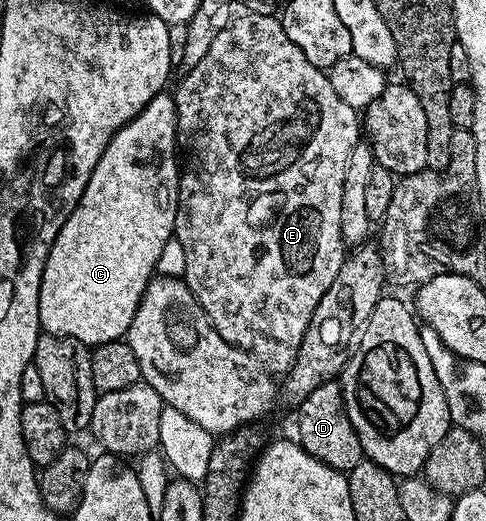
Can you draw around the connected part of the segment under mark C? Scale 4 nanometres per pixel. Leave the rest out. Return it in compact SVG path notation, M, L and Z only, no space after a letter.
M170 93L159 94L137 115L129 120L109 140L97 168L93 168L93 176L89 176L89 184L81 196L79 206L73 208L69 220L57 232L57 240L53 240L53 248L45 260L45 268L41 276L41 288L39 289L39 324L42 333L65 336L73 340L81 340L89 348L94 348L106 342L118 342L124 337L133 324L133 316L139 307L141 296L145 288L150 284L153 275L156 273L156 266L161 257L161 250L165 247L175 232L175 217L177 216L177 204L179 203L179 175L181 173L181 162L177 157L177 127L179 125L179 114L175 111L175 99Z

